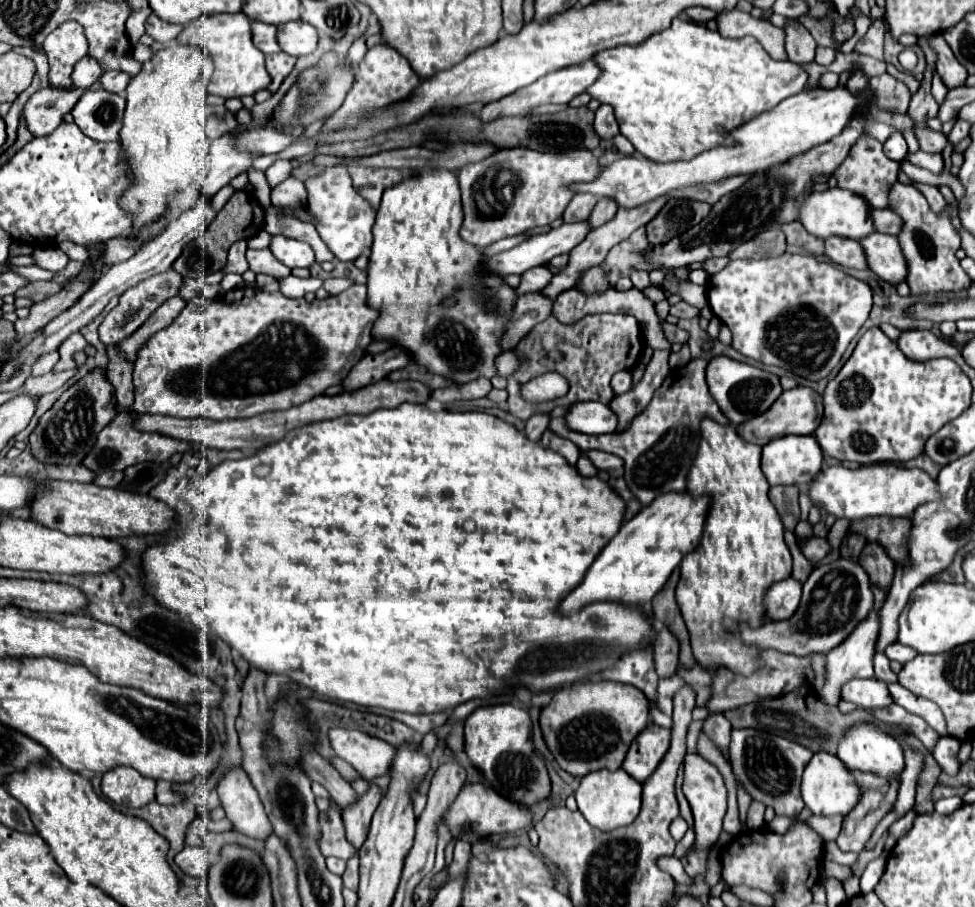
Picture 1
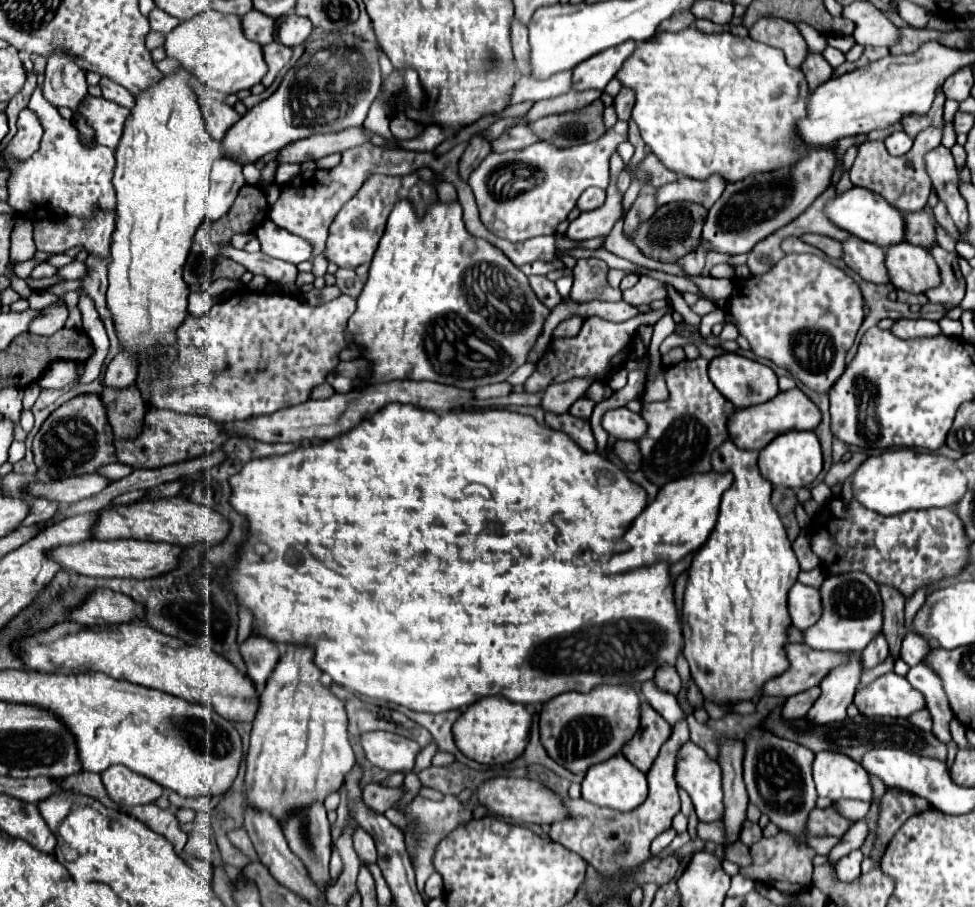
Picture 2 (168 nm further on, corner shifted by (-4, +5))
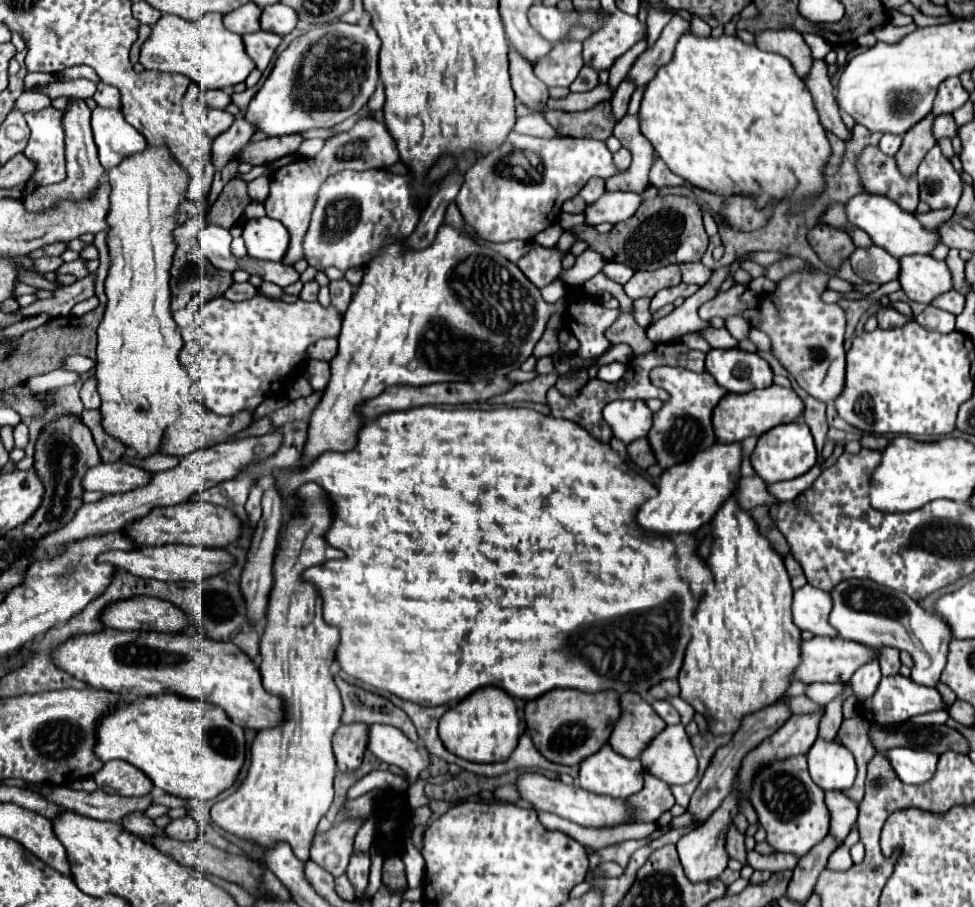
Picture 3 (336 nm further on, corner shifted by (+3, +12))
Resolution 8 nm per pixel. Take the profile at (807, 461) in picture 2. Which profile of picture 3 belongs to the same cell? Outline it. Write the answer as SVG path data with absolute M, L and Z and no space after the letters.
M792 421L792 423L774 427L772 431L764 433L758 439L756 449L752 451L750 461L752 461L756 475L764 479L766 483L788 481L788 479L796 479L808 473L816 465L816 447L814 447L814 439L812 439L808 425L804 421Z

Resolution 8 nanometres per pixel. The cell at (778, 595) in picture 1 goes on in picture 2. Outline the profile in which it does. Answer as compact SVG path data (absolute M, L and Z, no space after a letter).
M795 582L793 588L789 590L787 606L789 606L789 616L793 626L799 630L805 630L821 616L819 590L805 586L801 582Z

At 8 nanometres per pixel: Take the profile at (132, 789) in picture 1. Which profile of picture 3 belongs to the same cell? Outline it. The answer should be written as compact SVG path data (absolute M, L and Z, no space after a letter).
M106 761L104 767L92 777L100 789L126 797L148 795L154 787L152 781L140 769L126 761Z

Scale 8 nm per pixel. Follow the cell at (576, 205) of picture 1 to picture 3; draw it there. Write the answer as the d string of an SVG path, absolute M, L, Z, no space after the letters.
M594 177L594 179L590 179L590 181L582 187L580 197L590 205L590 203L596 203L596 199L600 199L602 193L604 193L604 179Z

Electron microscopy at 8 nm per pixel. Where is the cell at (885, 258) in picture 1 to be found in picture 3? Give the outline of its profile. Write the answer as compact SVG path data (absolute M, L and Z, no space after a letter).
M910 255L900 259L900 267L900 285L910 301L928 305L936 295L954 289L946 261L936 261L930 255Z

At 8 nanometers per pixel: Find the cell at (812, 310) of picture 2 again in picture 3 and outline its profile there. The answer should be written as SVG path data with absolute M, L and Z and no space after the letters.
M804 271L780 281L774 293L760 299L762 323L758 327L772 339L772 355L794 375L806 393L822 403L834 403L838 399L840 391L844 391L846 375L846 353L842 345L846 327L844 311L836 303L826 305L820 301L828 279L822 271Z

